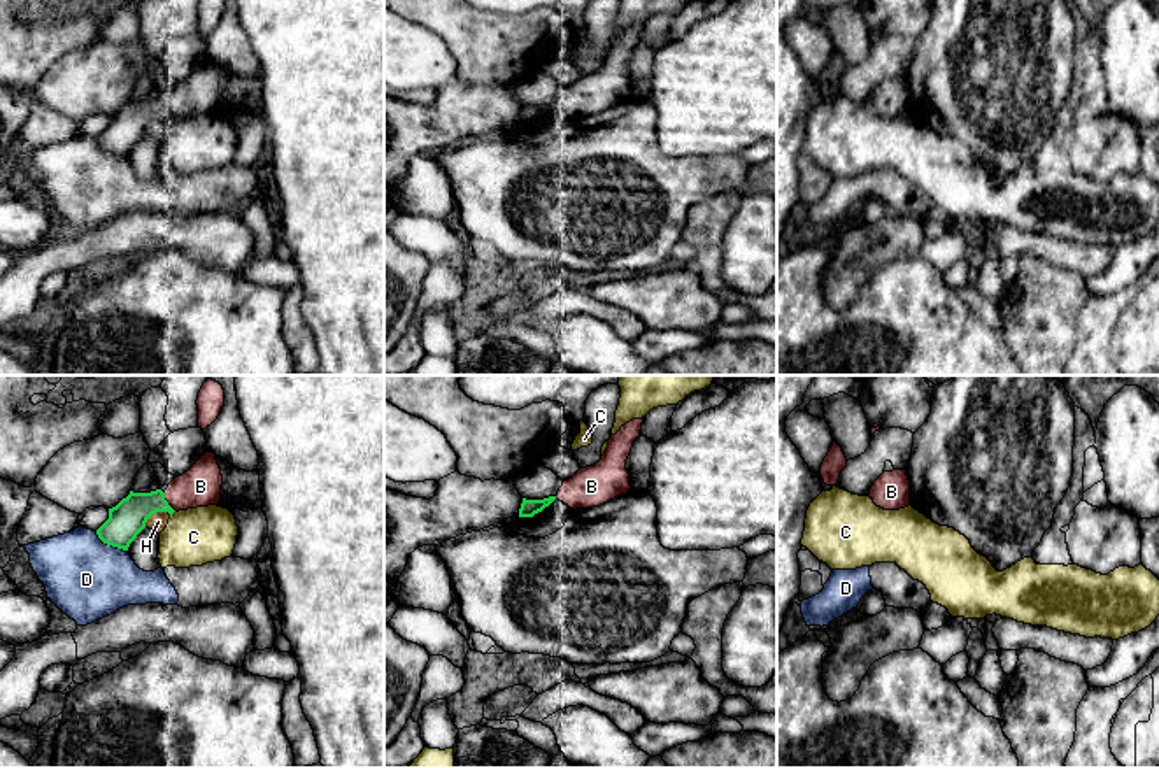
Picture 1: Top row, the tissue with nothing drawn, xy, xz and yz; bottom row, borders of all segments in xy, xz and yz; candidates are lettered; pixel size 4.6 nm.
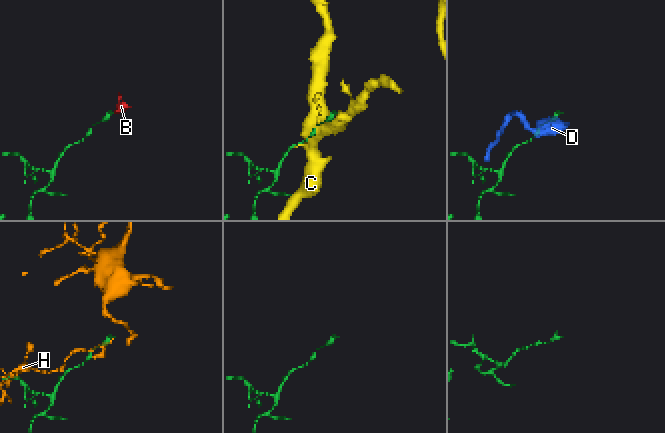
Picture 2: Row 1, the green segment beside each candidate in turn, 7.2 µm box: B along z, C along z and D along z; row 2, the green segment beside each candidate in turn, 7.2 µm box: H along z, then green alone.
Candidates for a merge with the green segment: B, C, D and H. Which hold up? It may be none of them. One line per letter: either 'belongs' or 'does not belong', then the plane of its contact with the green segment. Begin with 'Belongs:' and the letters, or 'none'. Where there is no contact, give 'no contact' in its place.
Belongs: none
B: does not belong; meets green in xy
C: does not belong; meets green in xy
D: does not belong; meets green in xy
H: does not belong; meets green in xy

